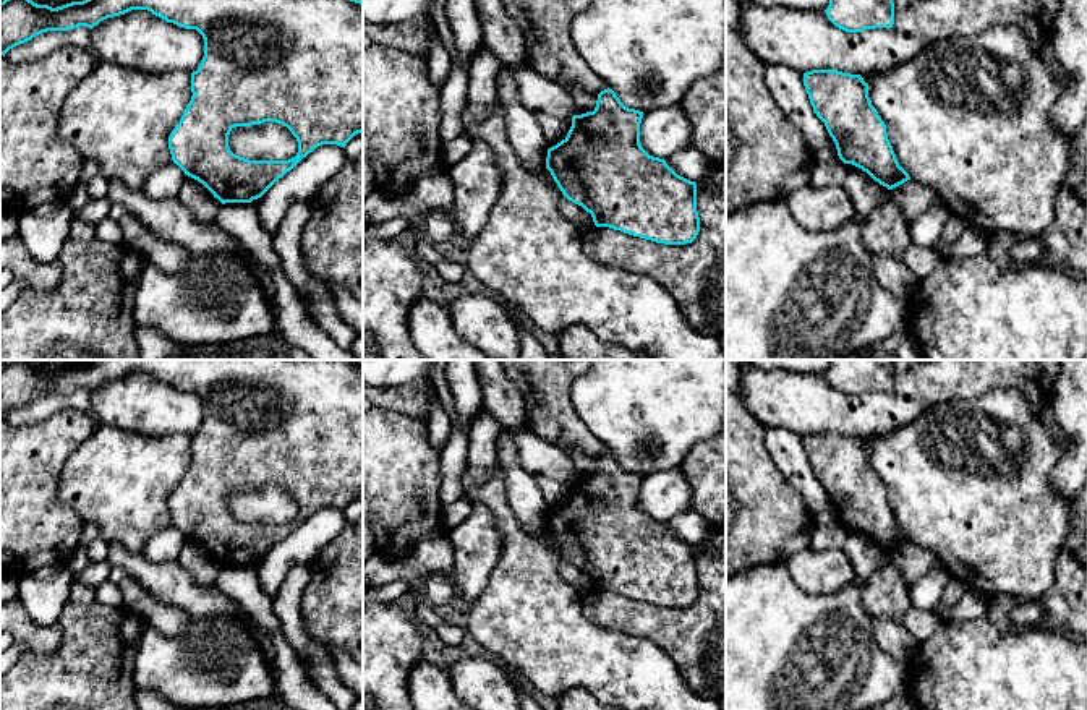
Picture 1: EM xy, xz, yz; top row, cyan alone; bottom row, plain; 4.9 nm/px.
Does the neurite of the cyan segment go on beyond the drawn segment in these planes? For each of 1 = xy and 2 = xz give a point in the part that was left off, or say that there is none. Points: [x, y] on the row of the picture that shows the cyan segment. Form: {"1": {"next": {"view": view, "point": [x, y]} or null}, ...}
{"1": {"next": null}, "2": {"next": null}}

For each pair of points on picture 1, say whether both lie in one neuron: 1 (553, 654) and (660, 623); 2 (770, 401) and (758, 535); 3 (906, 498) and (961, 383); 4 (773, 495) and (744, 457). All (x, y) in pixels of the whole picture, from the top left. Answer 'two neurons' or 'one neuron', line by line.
1: two neurons
2: two neurons
3: two neurons
4: one neuron

